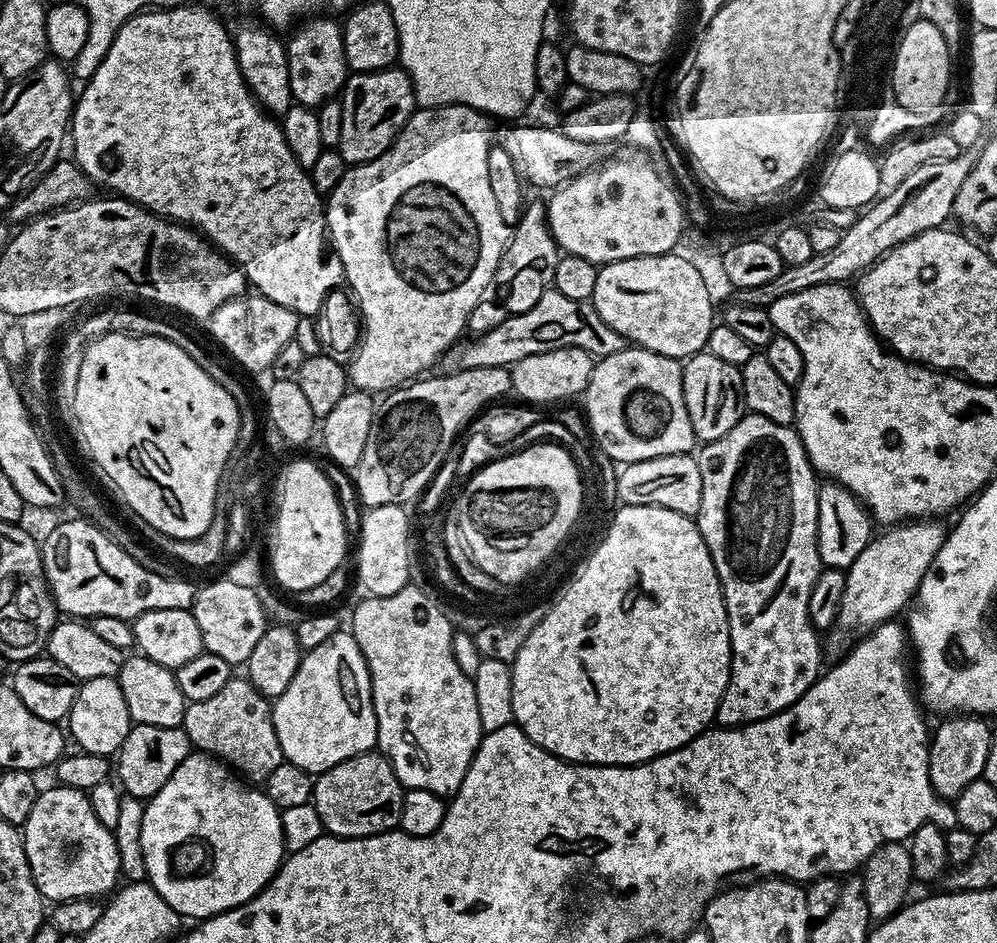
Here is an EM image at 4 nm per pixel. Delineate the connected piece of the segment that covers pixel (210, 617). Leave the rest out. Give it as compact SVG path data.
M224 578L201 587L190 610L194 614L194 622L198 622L198 630L202 630L204 651L226 658L226 662L233 666L247 665L254 646L258 646L258 638L262 638L264 629L270 624L256 589L238 586Z

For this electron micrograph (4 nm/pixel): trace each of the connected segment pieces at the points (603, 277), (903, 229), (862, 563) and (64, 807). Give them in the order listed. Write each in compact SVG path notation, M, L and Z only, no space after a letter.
M671 254L639 256L605 264L600 268L598 282L594 282L594 294L590 302L598 310L602 322L606 322L610 330L618 330L618 334L622 334L629 345L656 352L659 356L671 356L679 361L695 356L708 347L708 335L714 323L714 305L706 294L701 275L685 258Z
M966 148L950 160L926 162L926 166L918 166L914 174L909 174L898 186L887 189L863 209L857 215L854 226L841 231L837 244L831 250L825 250L822 254L816 252L799 266L785 266L778 278L773 278L762 286L735 289L735 303L768 309L774 302L778 302L778 298L786 298L786 294L798 294L798 290L810 290L810 286L855 281L860 273L878 263L890 250L894 250L894 246L926 230L945 227L949 223L947 220L953 219L954 198L958 198L958 190L962 182L966 182L966 174L970 174L979 157L976 148Z
M921 518L911 522L905 522L889 527L881 534L873 535L871 542L854 558L851 568L846 572L846 586L840 603L839 627L853 628L856 634L864 634L879 624L886 624L897 619L896 616L905 611L913 603L918 586L930 566L930 562L938 554L938 550L944 544L946 528L940 525L936 518Z
M63 786L55 787L45 787L41 791L40 796L34 802L34 810L30 810L30 818L22 826L24 849L26 858L30 862L30 870L34 874L34 882L45 901L48 902L86 898L87 896L104 898L106 895L107 897L117 887L116 879L121 879L122 876L113 829L102 826L102 822L98 822L98 814L94 814L90 806L87 791Z

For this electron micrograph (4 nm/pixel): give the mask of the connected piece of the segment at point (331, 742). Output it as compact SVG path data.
M338 631L301 655L290 686L275 697L272 717L285 761L313 774L377 747L368 664L351 631Z

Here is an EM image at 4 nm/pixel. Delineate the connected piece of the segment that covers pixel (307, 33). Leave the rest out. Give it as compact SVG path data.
M305 19L295 29L297 32L286 40L293 101L297 105L313 110L319 109L320 105L328 100L337 99L343 92L344 84L350 75L350 69L344 57L344 30L337 21L335 24L332 20L335 19Z

